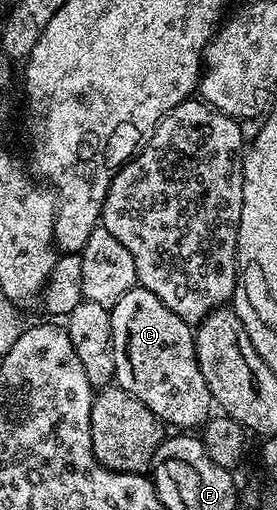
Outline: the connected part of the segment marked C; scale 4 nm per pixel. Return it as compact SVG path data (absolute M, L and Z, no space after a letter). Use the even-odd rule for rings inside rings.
M133 288L124 293L112 311L112 351L114 352L115 385L121 386L130 396L142 400L150 412L154 412L161 422L184 432L192 432L203 427L214 414L214 403L210 396L210 388L206 388L206 379L202 376L202 368L198 368L196 359L196 339L194 330L187 322L183 322L154 292L143 288Z

